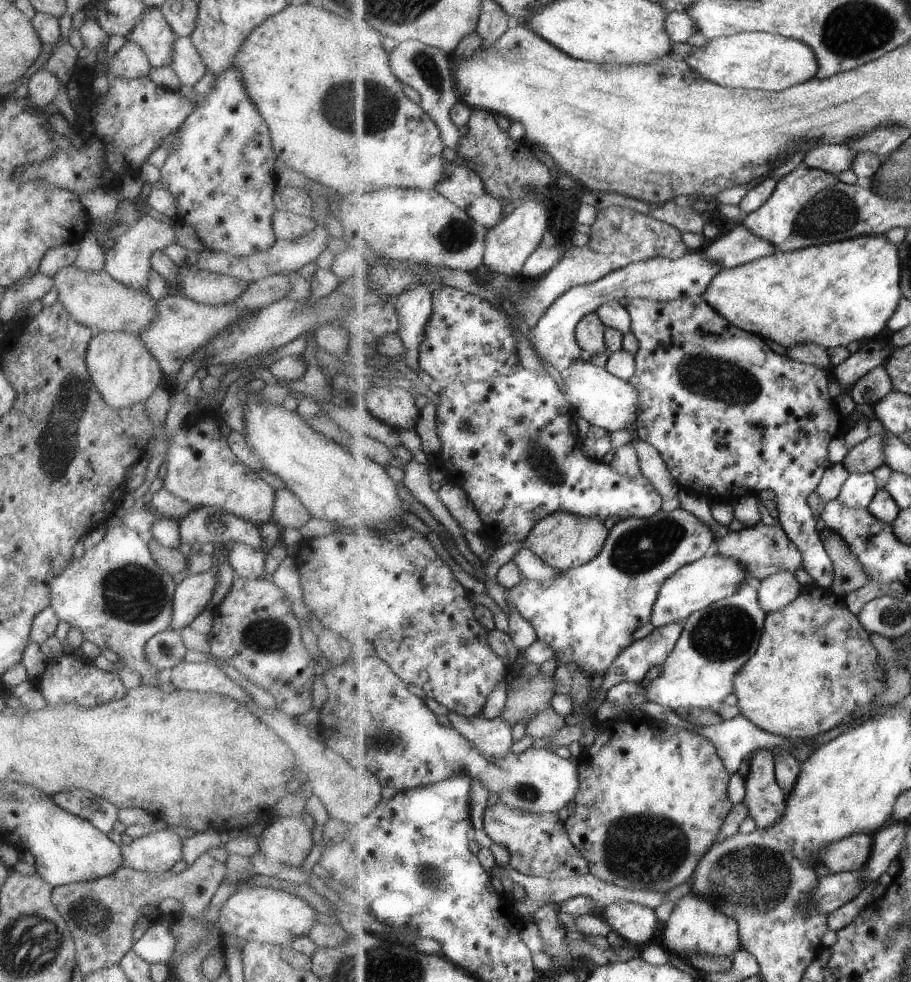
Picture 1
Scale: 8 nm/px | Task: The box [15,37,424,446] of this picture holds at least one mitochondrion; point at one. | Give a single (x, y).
(380, 106)

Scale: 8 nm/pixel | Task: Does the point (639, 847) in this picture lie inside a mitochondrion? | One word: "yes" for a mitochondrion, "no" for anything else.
yes

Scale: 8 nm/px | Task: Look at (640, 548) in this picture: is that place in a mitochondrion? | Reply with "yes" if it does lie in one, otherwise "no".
yes

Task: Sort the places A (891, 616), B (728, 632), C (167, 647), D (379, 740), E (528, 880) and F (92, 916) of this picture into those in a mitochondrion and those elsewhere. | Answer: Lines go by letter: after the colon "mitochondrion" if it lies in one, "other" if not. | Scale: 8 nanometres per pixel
A: mitochondrion
B: mitochondrion
C: mitochondrion
D: mitochondrion
E: other
F: mitochondrion

